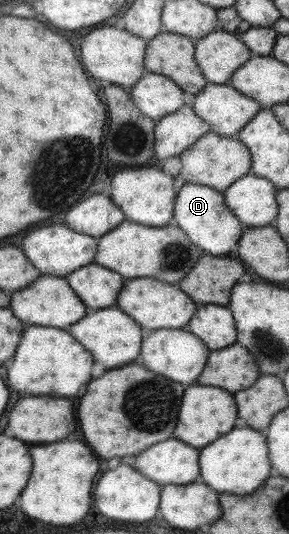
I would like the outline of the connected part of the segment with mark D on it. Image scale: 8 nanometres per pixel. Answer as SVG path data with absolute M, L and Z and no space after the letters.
M184 182L174 200L172 210L172 224L178 227L191 241L208 254L220 256L236 249L238 238L242 236L245 226L232 214L228 205L224 203L221 192L202 186Z

